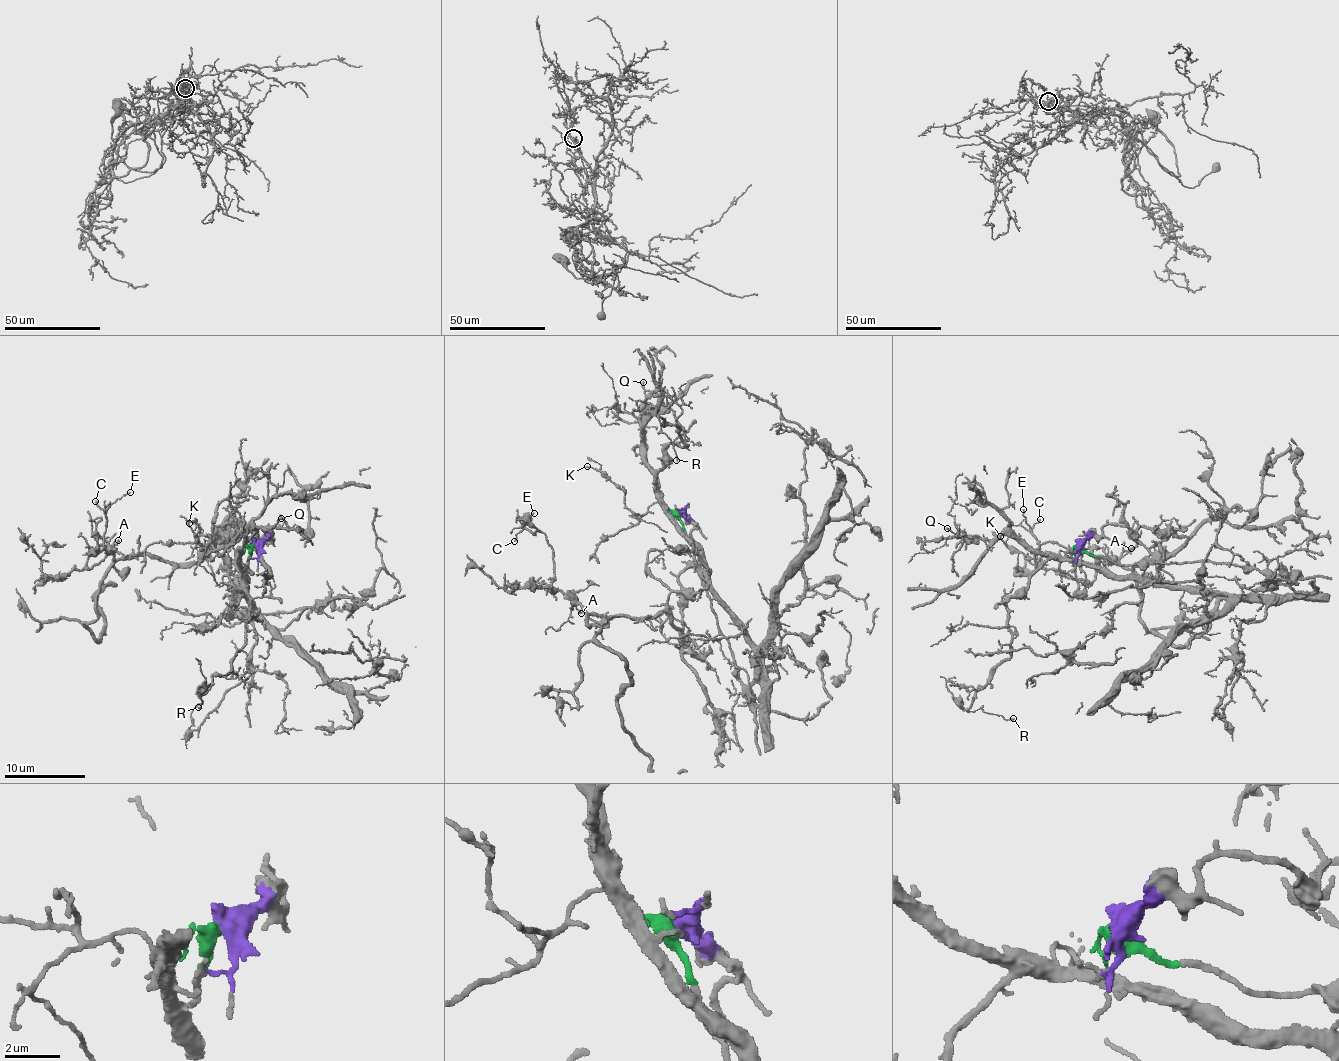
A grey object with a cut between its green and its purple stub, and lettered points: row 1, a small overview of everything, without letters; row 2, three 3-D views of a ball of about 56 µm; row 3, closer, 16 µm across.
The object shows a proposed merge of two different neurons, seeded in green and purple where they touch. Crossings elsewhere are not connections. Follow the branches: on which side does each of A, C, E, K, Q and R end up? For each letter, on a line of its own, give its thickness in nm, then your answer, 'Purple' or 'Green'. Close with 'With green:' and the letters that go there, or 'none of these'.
A: Thickness 160 nm. Purple
C: Thickness 120 nm. Purple
E: Thickness 110 nm. Purple
K: Thickness 120 nm. Green
Q: Thickness 180 nm. Green
R: Thickness 120 nm. Green
With green: K, Q, R

